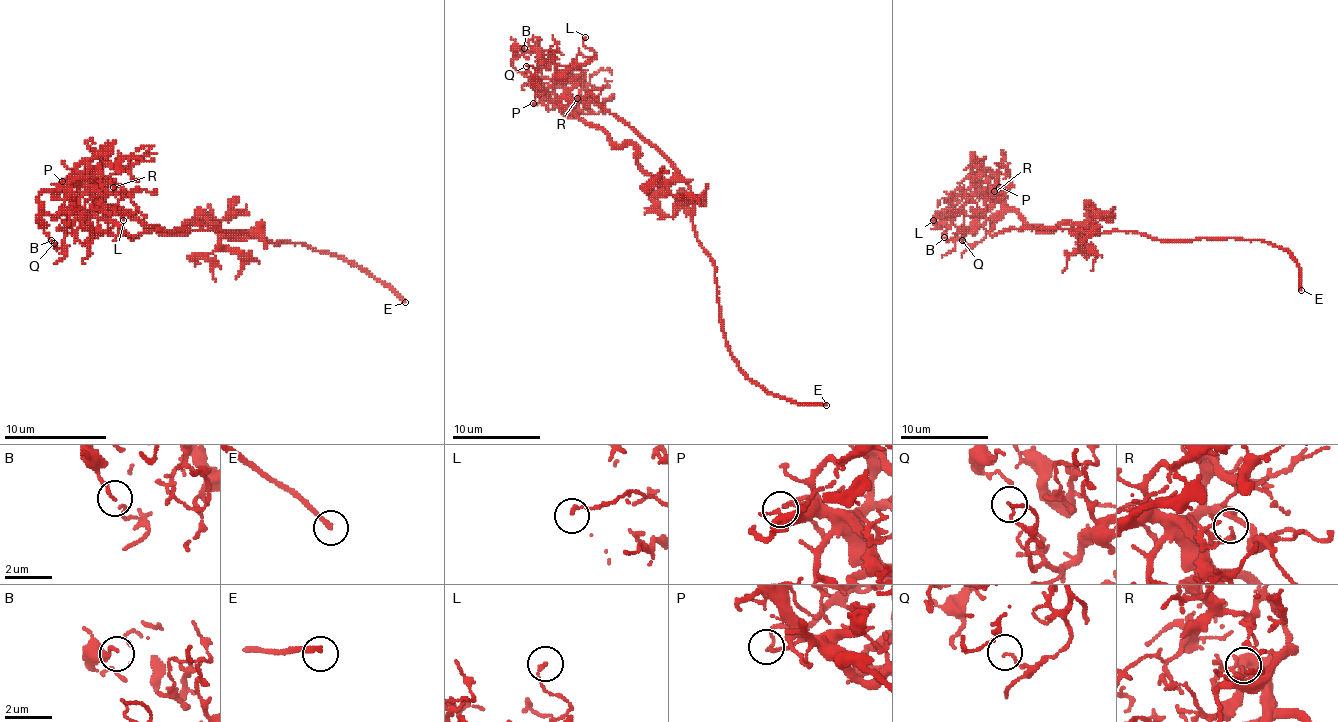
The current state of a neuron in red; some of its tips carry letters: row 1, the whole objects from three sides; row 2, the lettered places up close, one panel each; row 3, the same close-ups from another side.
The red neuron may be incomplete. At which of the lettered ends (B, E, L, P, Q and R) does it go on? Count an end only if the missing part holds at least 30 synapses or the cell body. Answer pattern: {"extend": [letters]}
{"extend": ["E"]}

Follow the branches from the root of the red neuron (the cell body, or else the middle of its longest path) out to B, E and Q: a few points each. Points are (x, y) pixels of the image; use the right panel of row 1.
B: (1100, 233), (1089, 233), (1080, 224), (1040, 231), (1012, 211), (997, 191), (979, 189), (951, 209), (944, 237)
E: (1100, 233), (1137, 231), (1159, 240), (1264, 240), (1284, 248), (1297, 262), (1301, 290)
Q: (1100, 233), (1089, 233), (1080, 224), (1040, 231), (999, 196), (986, 213), (986, 235), (972, 244), (962, 240)

